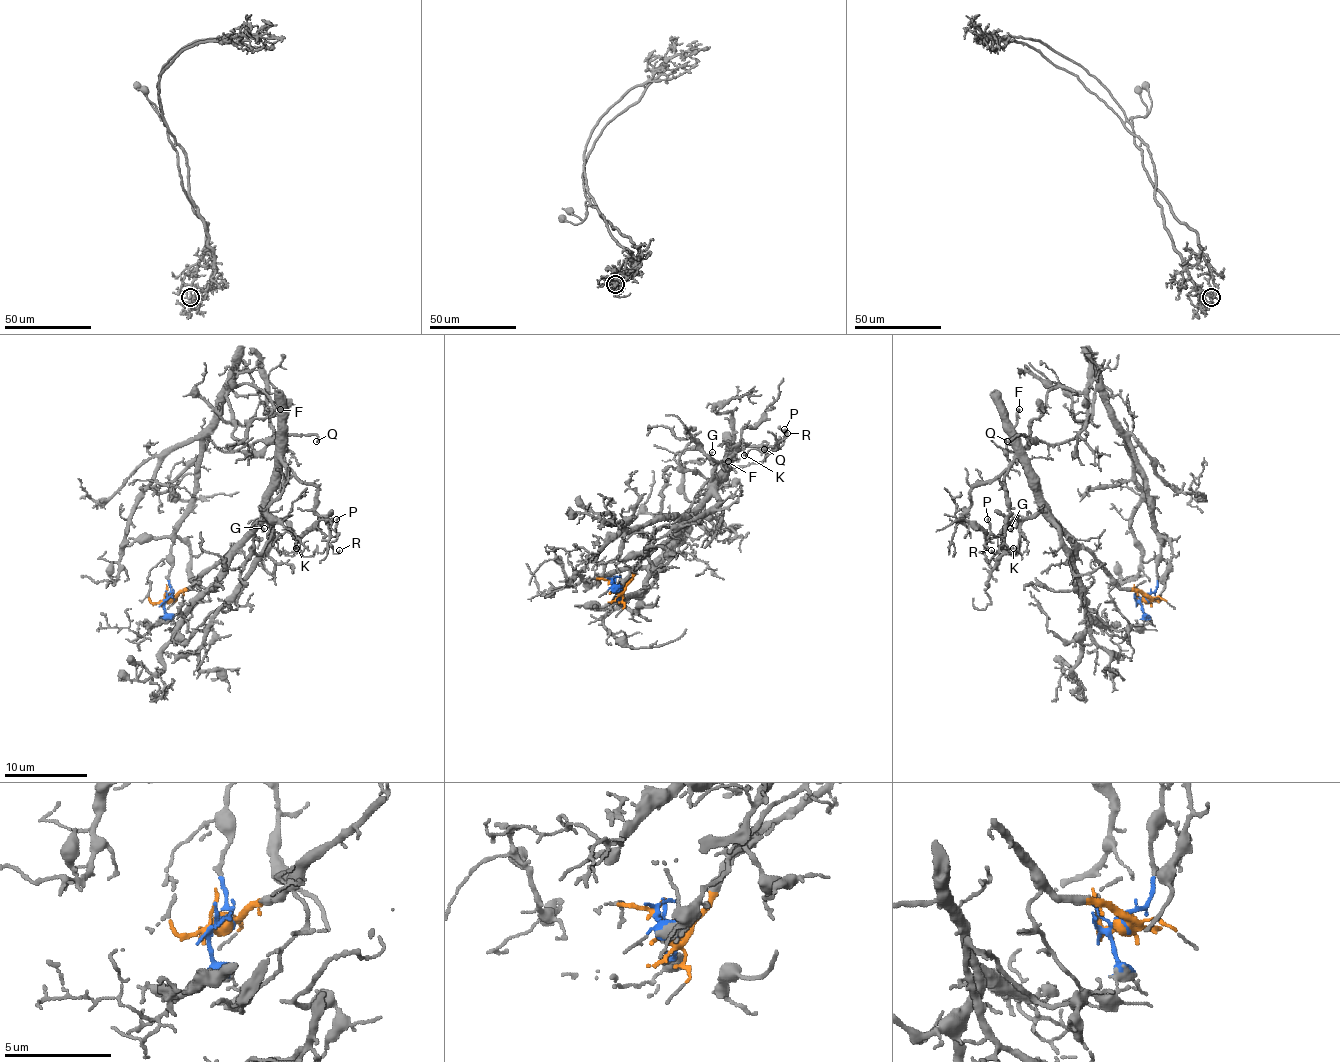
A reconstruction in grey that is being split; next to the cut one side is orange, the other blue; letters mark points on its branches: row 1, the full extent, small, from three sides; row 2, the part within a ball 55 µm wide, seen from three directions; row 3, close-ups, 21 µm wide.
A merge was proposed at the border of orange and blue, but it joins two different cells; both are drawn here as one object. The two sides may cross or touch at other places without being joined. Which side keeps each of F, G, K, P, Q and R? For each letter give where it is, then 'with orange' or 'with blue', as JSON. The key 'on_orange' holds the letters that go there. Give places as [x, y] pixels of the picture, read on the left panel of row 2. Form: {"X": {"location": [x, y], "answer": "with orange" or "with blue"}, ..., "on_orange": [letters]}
{"F": {"location": [280, 409], "answer": "with orange"}, "G": {"location": [264, 528], "answer": "with orange"}, "K": {"location": [296, 548], "answer": "with orange"}, "P": {"location": [336, 519], "answer": "with orange"}, "Q": {"location": [316, 441], "answer": "with blue"}, "R": {"location": [339, 550], "answer": "with orange"}, "on_orange": ["F", "G", "K", "P", "R"]}

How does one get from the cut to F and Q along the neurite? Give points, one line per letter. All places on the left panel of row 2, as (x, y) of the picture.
F: (169, 597), (190, 589), (263, 516), (263, 504), (269, 497), (281, 429), (283, 412), (279, 410)
Q: (169, 597), (173, 533), (217, 402), (227, 391), (233, 435), (246, 443), (283, 435), (317, 441)

